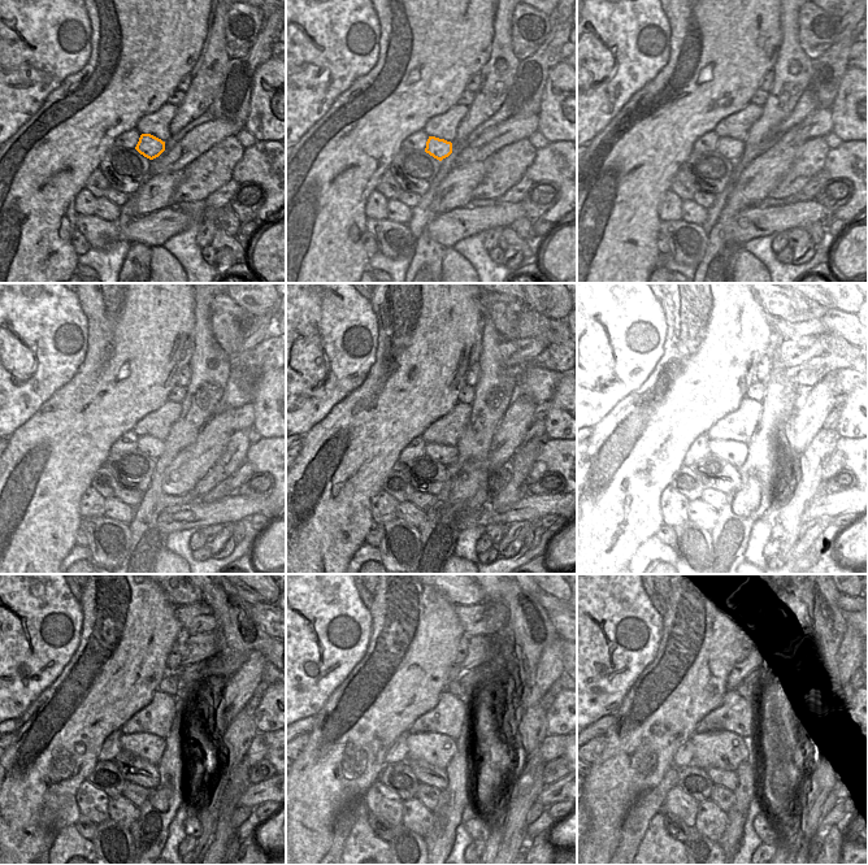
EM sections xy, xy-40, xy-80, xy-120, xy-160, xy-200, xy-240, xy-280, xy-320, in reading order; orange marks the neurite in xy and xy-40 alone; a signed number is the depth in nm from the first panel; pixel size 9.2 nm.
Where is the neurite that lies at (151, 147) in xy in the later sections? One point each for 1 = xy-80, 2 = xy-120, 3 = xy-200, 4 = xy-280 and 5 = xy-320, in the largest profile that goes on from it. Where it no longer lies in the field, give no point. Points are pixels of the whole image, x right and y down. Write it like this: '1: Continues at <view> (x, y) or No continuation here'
1: Continues at xy-80 (730, 148)
2: Continues at xy-120 (152, 447)
3: Continues at xy-200 (736, 453)
4: Continues at xy-280 (438, 750)
5: Continues at xy-320 (725, 750)

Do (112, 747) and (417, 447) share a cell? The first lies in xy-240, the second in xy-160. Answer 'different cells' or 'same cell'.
same cell

